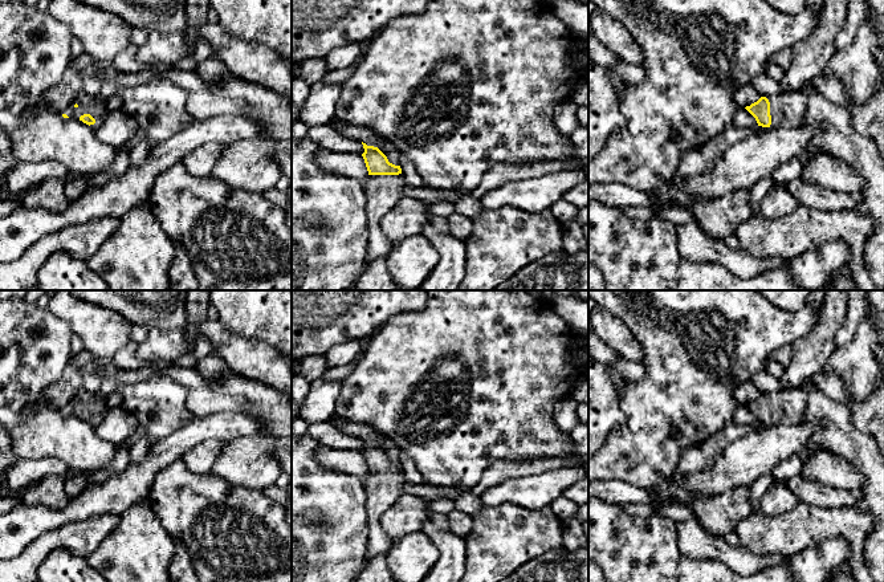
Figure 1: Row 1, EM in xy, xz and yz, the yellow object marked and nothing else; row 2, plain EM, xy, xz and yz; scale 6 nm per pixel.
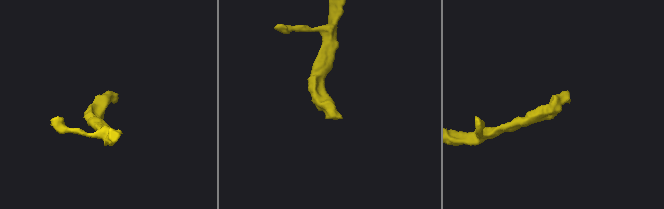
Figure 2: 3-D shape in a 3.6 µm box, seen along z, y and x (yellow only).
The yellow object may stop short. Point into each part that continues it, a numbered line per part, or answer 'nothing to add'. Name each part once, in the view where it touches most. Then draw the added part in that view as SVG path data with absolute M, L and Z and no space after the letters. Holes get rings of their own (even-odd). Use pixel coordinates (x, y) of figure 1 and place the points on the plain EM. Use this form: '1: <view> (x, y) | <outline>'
1: xz (382, 489) | M368 472L362 479L366 492L366 512L368 516L368 538L367 557L387 554L391 548L388 534L380 525L380 517L396 502L403 495L406 479L399 472Z

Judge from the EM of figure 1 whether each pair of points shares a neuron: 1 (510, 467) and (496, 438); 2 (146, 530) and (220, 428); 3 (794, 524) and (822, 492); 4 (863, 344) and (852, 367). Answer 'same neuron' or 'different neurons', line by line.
1: different neurons
2: different neurons
3: different neurons
4: same neuron

